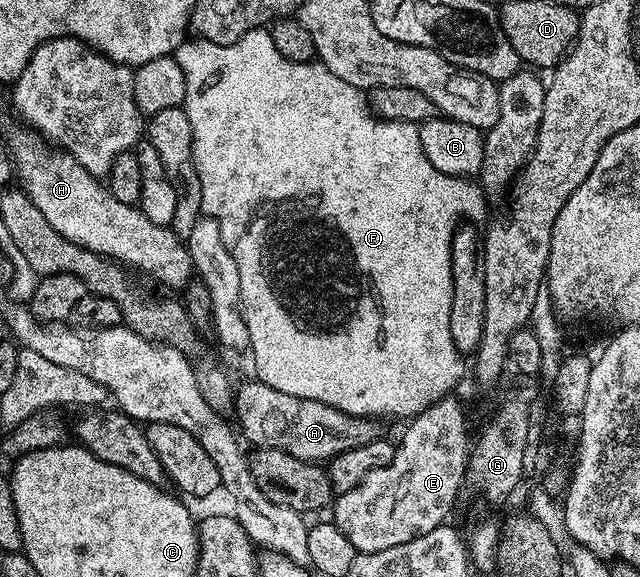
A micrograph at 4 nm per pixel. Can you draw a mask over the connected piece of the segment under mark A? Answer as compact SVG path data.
M257 381L239 386L234 391L233 407L234 415L238 418L237 430L251 448L280 449L309 463L321 464L348 449L356 449L356 445L381 439L384 435L374 419L360 419L357 415L349 415L320 401L292 397L292 393L280 393L280 389L272 389Z

